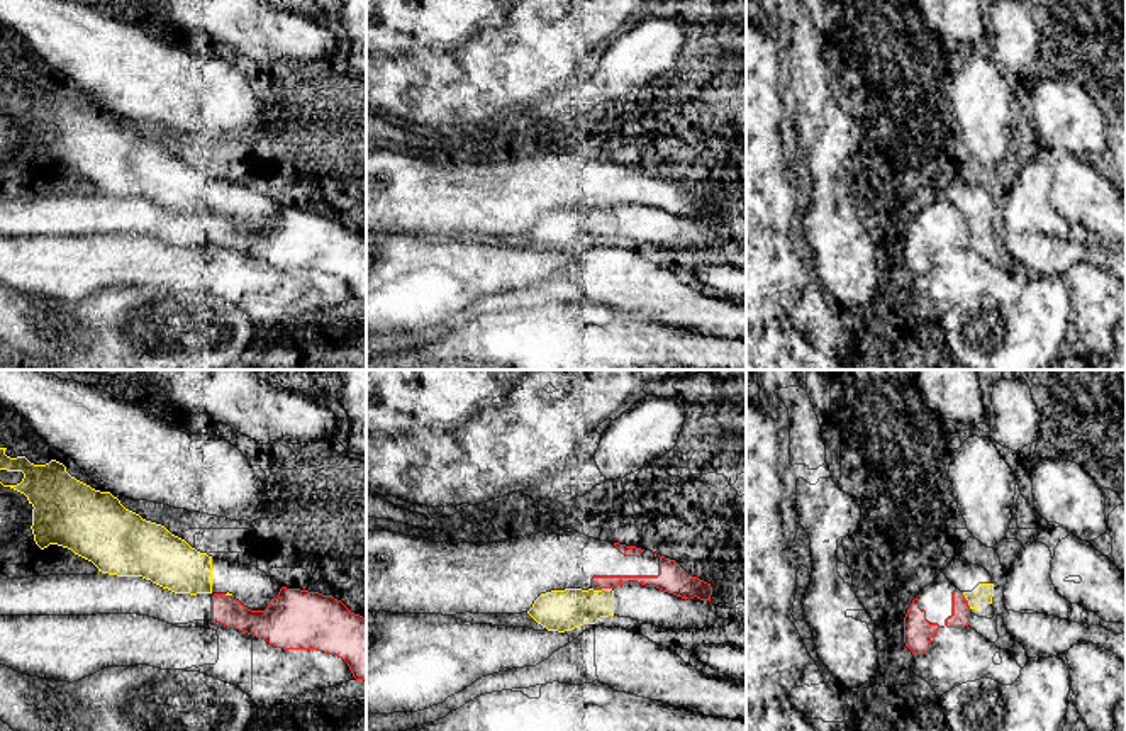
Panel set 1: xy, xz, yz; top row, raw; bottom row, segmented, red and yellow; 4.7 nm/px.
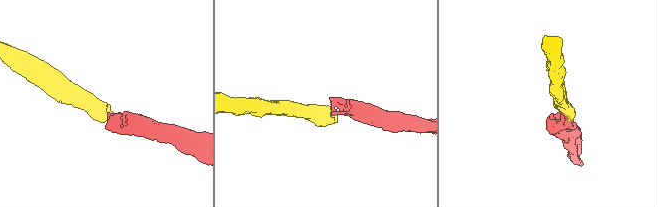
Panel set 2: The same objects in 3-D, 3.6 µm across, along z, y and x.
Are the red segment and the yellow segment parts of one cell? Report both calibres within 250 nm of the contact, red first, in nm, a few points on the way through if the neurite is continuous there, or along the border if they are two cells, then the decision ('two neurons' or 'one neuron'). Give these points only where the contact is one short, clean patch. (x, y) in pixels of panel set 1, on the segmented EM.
60/190 nm | two neurons

